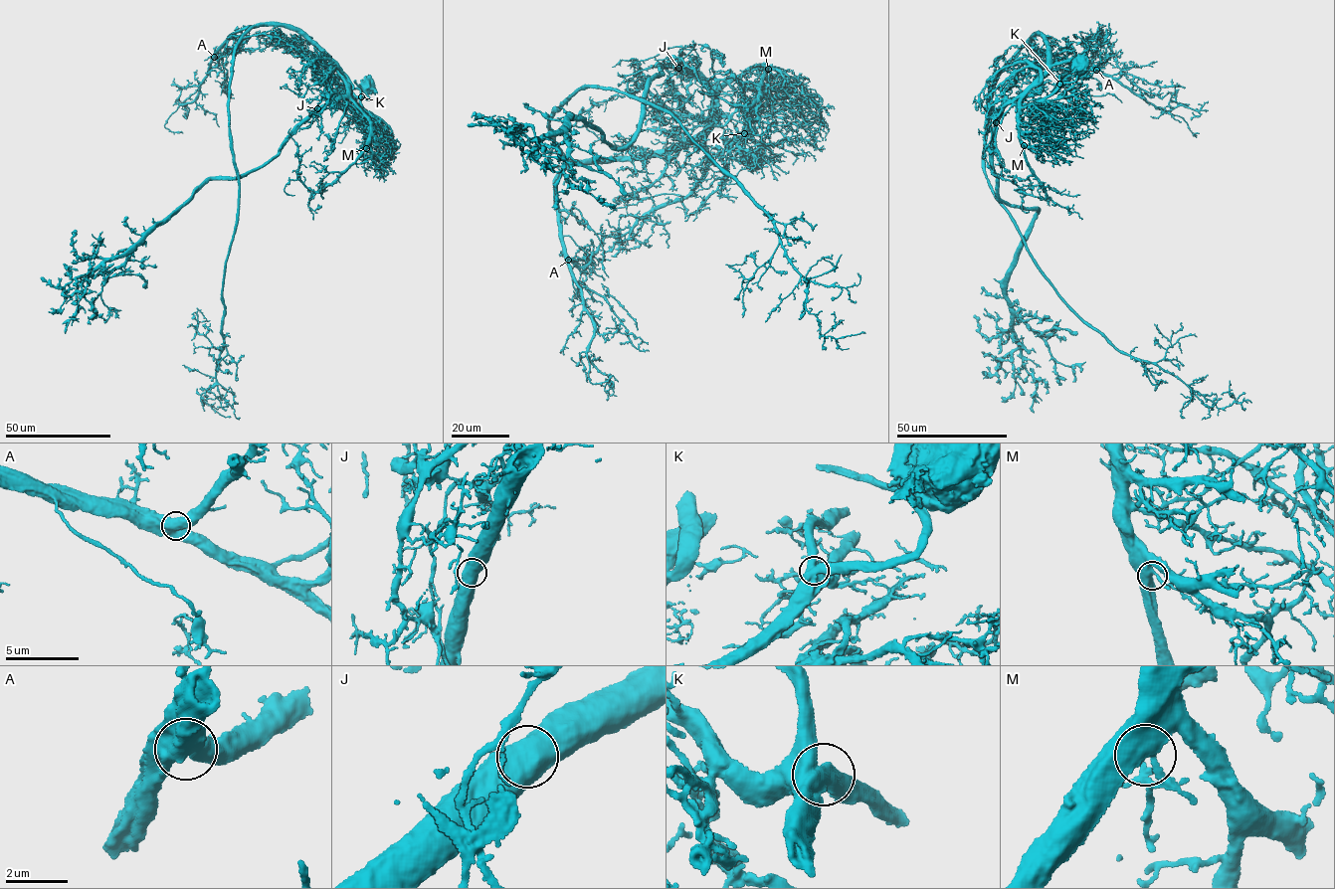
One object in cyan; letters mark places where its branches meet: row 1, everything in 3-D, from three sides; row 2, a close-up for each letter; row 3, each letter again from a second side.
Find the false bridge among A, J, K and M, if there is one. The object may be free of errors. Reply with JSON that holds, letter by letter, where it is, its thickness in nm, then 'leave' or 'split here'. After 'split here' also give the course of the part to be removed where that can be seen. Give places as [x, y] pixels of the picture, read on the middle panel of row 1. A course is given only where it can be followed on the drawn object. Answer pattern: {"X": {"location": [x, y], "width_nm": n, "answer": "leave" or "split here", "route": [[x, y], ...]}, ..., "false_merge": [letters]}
{"A": {"location": [568, 260], "width_nm": 700, "answer": "leave"}, "J": {"location": [678, 68], "width_nm": 800, "answer": "leave"}, "K": {"location": [744, 133], "width_nm": 650, "answer": "leave"}, "M": {"location": [768, 69], "width_nm": 550, "answer": "leave"}, "false_merge": []}

